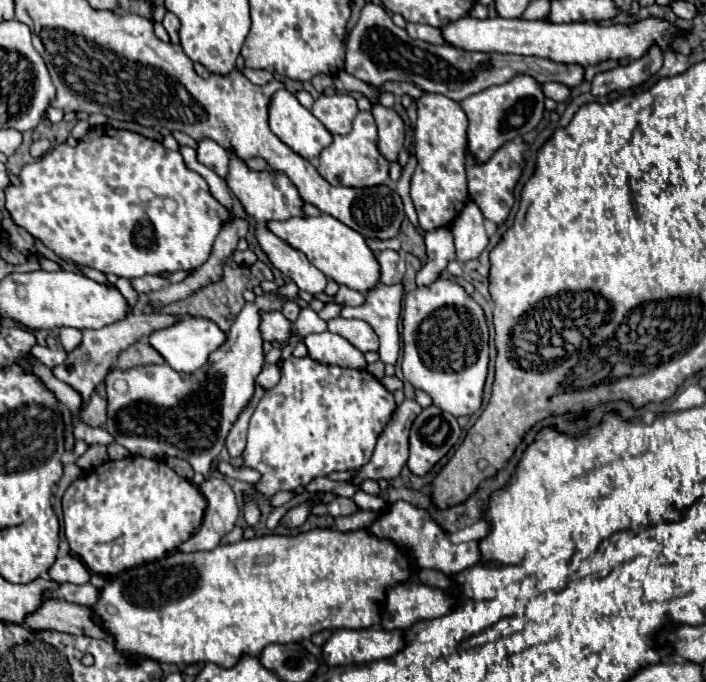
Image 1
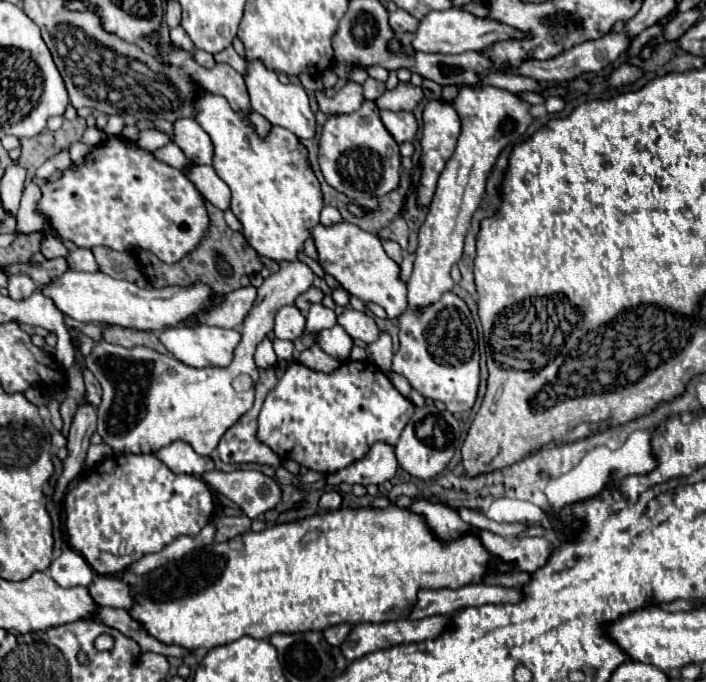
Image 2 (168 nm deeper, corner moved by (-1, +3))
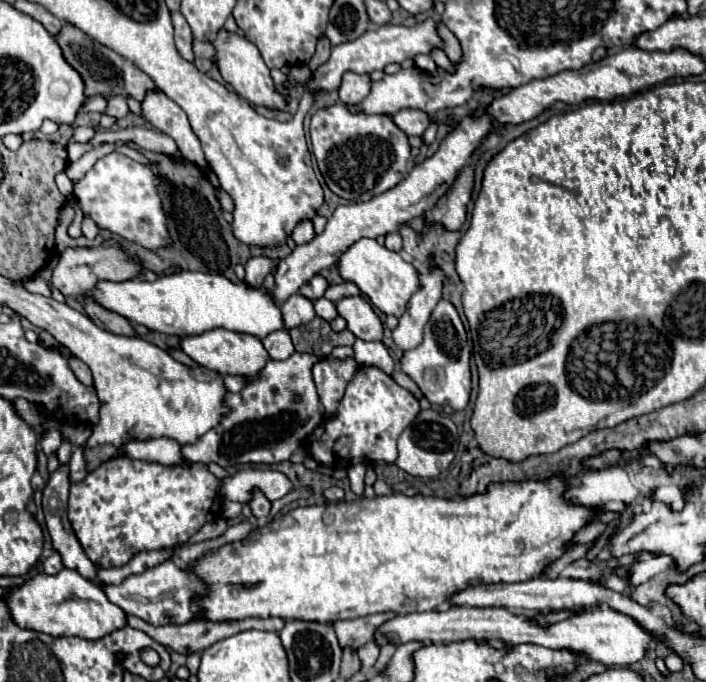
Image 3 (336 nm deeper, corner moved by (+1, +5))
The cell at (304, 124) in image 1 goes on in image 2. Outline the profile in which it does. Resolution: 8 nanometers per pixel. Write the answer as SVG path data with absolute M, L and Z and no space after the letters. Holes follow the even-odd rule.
M246 59L244 81L246 81L250 105L254 111L264 115L272 125L278 125L278 127L292 131L298 139L312 139L314 137L316 121L314 121L314 113L310 111L308 95L306 95L302 85L292 85L292 83L284 85L278 81L274 71L264 67L262 61L248 61L248 59Z

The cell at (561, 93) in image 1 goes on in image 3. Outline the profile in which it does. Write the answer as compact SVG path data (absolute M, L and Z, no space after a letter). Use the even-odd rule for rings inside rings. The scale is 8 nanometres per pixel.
M442 25L442 35L446 35L446 55L448 55L448 59L452 61L452 63L460 63L462 61L462 49L460 49L460 43L458 43L458 39Z

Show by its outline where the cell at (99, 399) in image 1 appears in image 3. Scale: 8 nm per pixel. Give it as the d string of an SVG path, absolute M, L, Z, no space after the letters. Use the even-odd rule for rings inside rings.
M70 357L68 361L70 361L70 367L72 367L74 375L76 375L82 383L86 383L88 387L92 387L92 375L90 375L90 369L86 367L86 363L82 363L78 357Z

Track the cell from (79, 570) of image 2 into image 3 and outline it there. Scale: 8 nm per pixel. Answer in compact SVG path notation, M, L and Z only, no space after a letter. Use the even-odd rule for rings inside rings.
M54 551L54 555L50 555L48 559L44 559L44 561L42 561L42 567L44 567L44 571L46 571L48 575L56 575L56 573L60 573L60 571L64 569L60 553L56 553L56 551Z

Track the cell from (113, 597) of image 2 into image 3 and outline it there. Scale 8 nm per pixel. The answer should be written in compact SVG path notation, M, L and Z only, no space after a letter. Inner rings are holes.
M172 561L152 567L150 571L144 571L142 575L132 575L120 585L102 585L102 589L104 589L106 597L114 605L118 605L126 615L136 615L154 625L192 621L194 615L190 611L190 601L194 595L204 593L202 583L198 583L198 579L194 579L194 575L190 571L176 567Z

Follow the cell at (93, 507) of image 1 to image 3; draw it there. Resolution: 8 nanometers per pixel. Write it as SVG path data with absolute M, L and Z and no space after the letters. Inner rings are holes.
M118 455L90 471L84 481L70 487L68 519L88 559L98 569L110 569L128 563L134 556L133 551L156 551L186 543L204 523L219 517L221 509L216 503L217 499L218 479L206 471L204 463L166 467L160 463Z

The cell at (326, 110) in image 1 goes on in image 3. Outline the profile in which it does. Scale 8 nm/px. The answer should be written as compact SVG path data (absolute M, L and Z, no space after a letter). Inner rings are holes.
M346 73L342 77L342 85L338 89L340 101L344 105L358 105L370 93L370 77L358 73Z

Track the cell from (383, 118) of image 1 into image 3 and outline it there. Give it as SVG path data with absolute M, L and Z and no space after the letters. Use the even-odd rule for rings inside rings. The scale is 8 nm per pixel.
M400 109L392 115L392 121L406 133L406 135L422 135L430 125L428 115L418 109Z

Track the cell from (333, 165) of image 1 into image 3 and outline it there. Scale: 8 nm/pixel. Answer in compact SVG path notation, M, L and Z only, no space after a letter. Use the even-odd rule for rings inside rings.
M336 103L318 109L310 123L312 151L326 185L348 201L370 201L372 197L396 187L408 175L410 145L388 115L352 113Z

